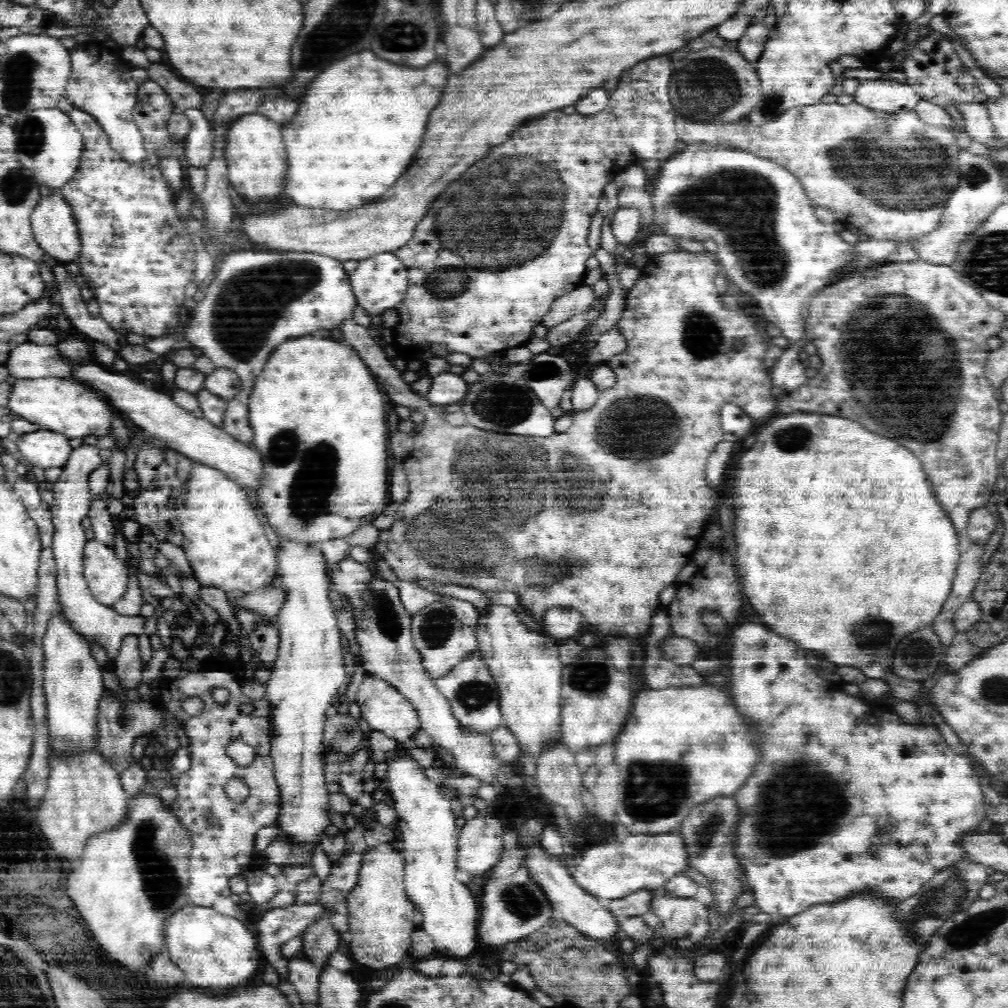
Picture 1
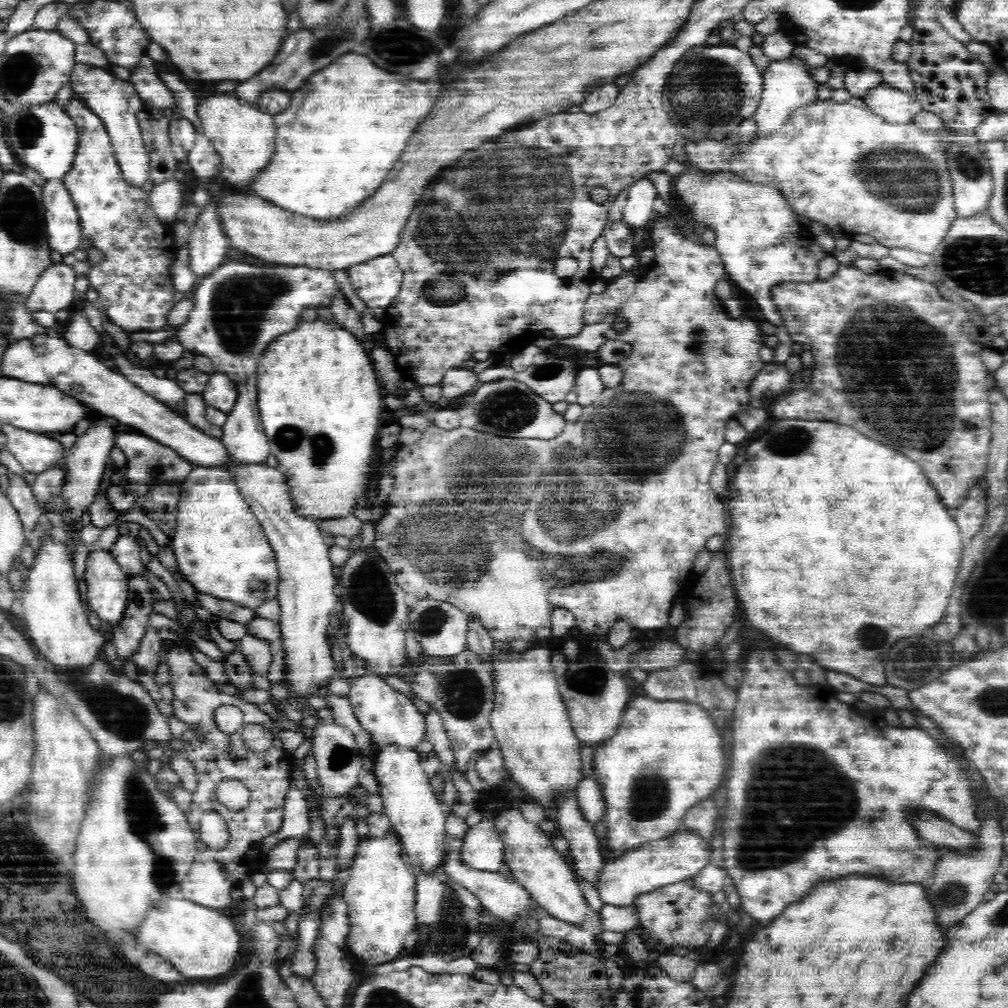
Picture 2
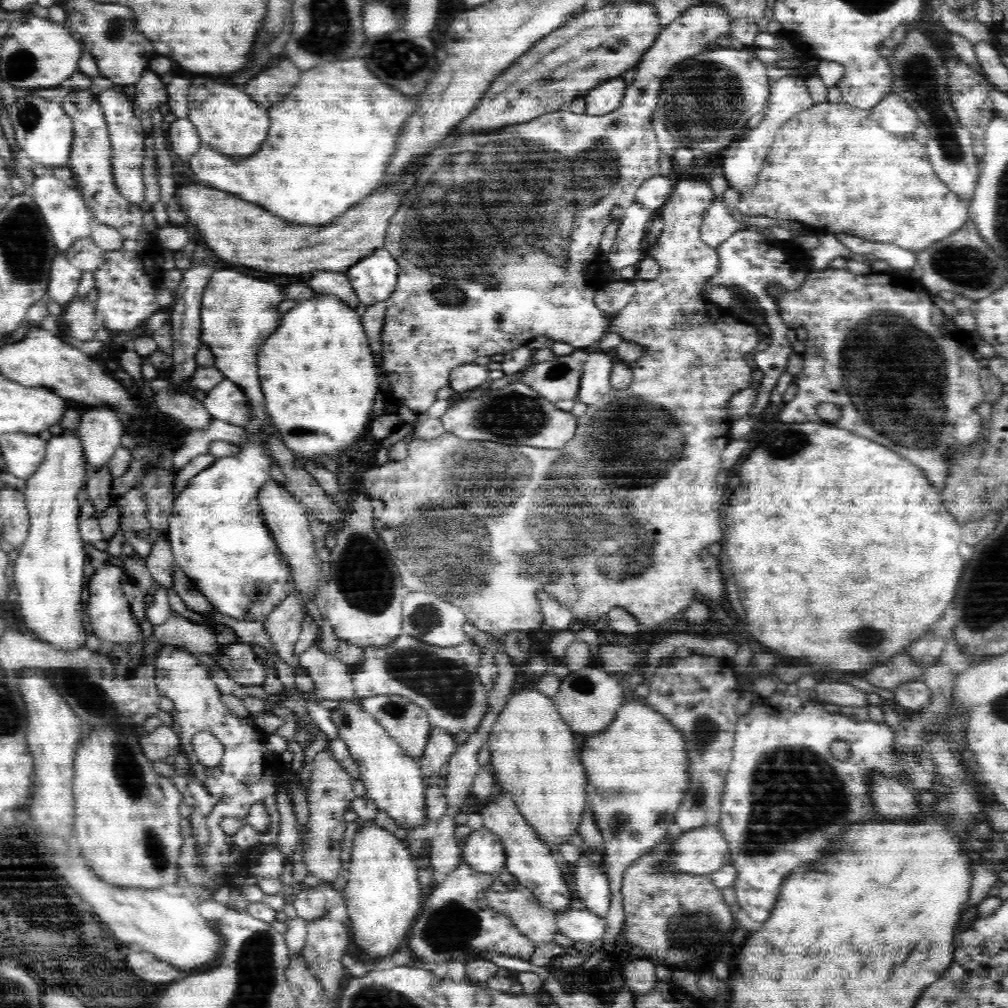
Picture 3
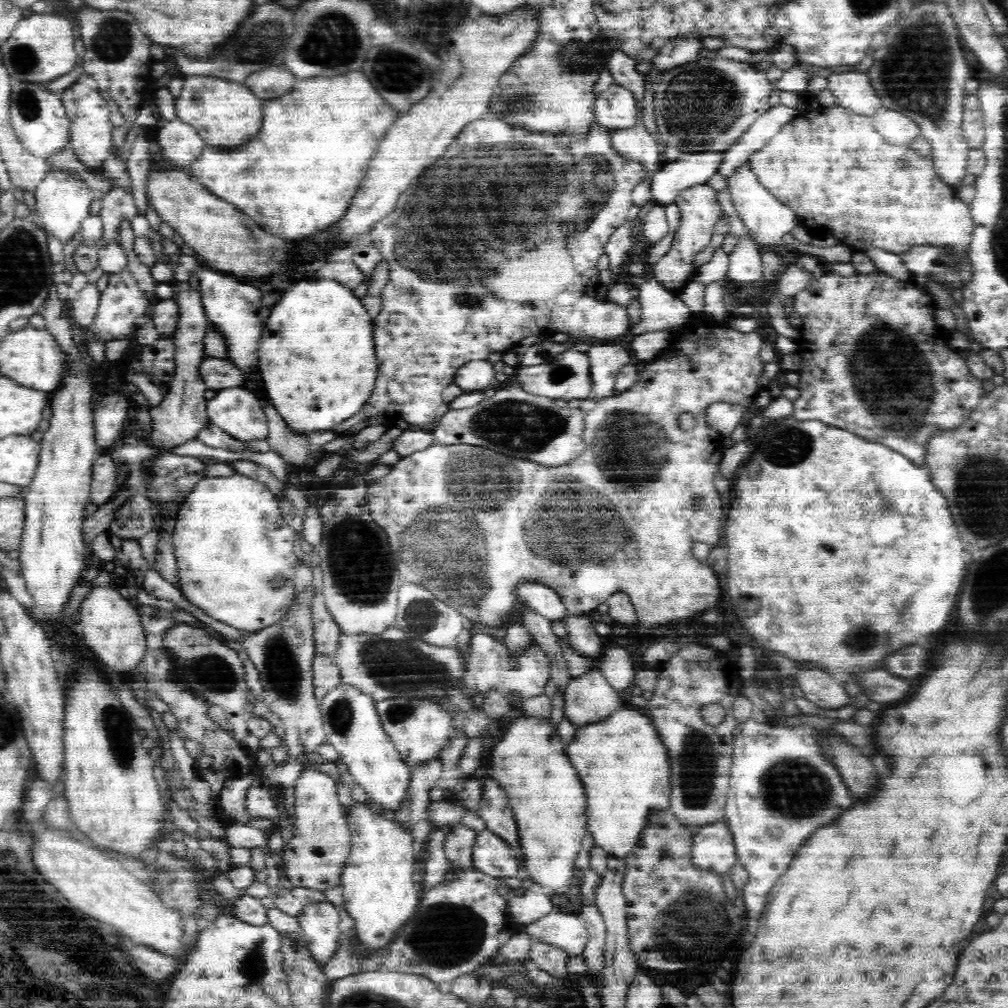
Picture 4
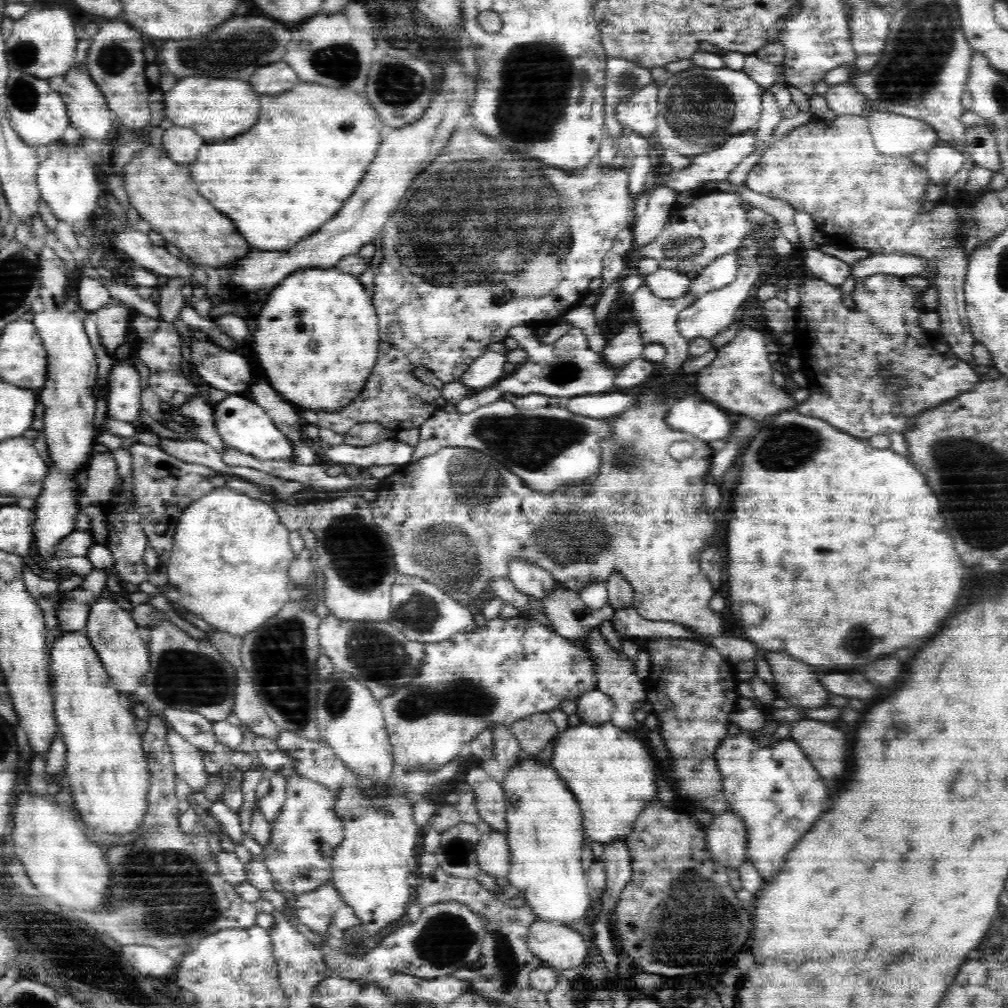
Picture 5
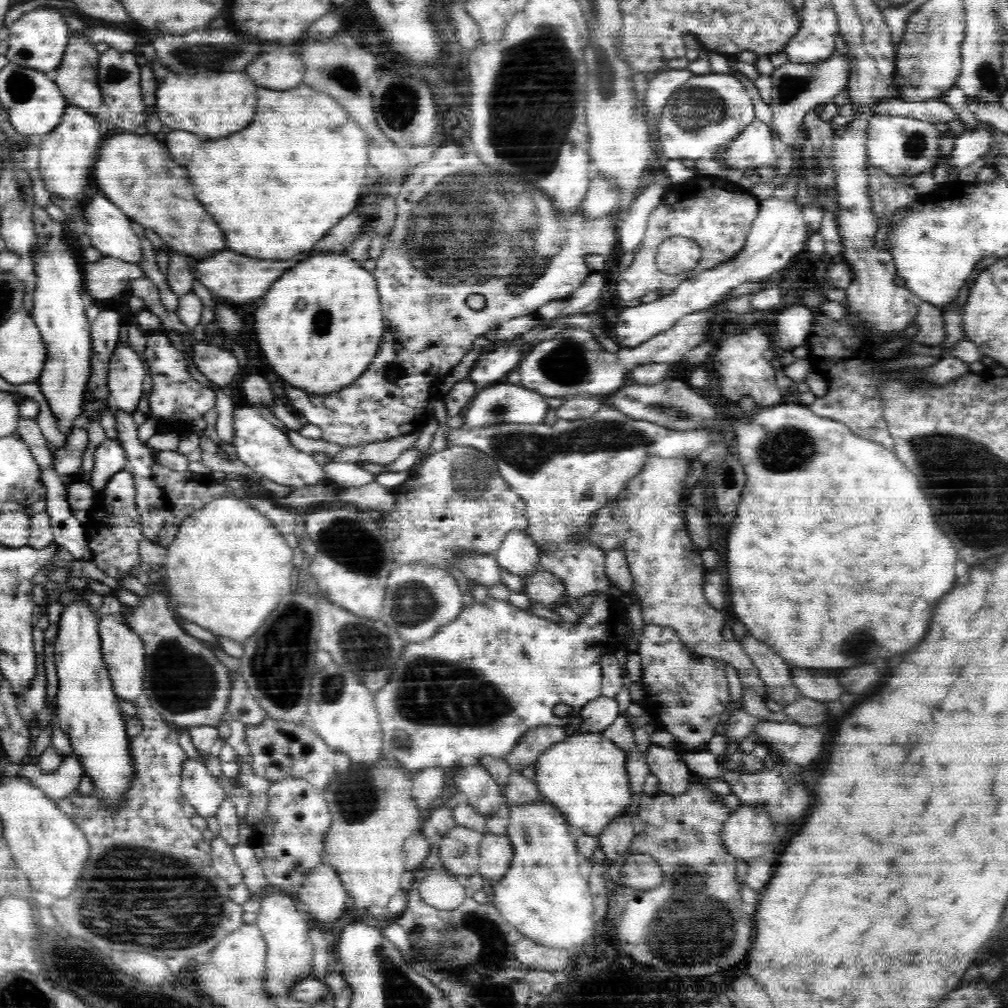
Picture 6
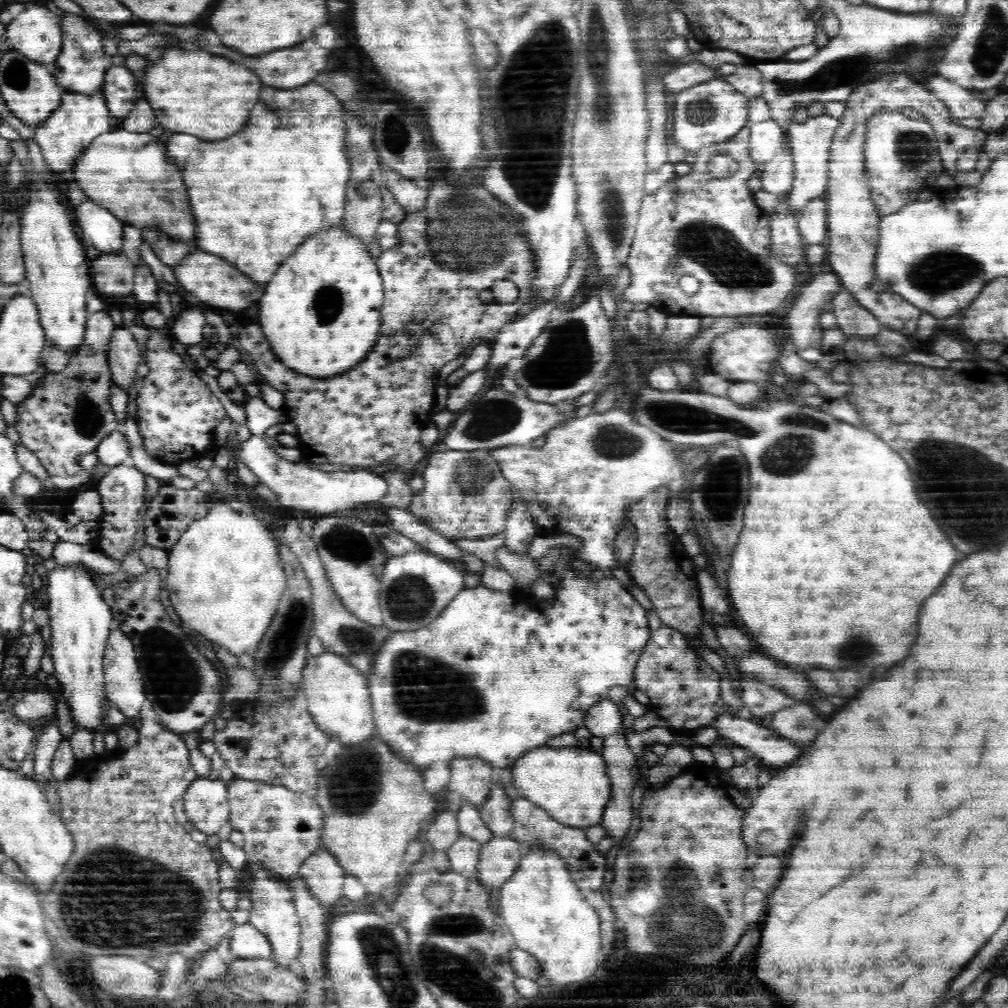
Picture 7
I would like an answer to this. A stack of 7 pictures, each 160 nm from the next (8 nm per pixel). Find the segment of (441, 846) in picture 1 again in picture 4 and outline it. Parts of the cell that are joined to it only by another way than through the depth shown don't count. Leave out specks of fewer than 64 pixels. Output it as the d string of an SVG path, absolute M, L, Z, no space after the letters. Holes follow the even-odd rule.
M340 681L336 688L327 692L324 699L319 700L319 708L323 720L323 729L326 733L325 742L332 744L337 750L340 762L347 766L348 772L350 772L350 776L352 776L356 785L363 788L369 798L373 802L378 802L388 814L397 811L406 800L412 767L403 761L403 757L396 750L395 744L383 729L375 701L358 688Z

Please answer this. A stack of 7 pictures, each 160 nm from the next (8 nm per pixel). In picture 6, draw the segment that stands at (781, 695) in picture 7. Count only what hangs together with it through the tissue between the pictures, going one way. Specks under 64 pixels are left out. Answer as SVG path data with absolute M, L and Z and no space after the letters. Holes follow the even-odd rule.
M650 456L644 468L628 482L628 486L616 496L616 500L612 500L610 504L600 508L592 516L590 534L584 536L584 539L590 539L594 545L598 545L604 551L604 554L612 550L624 551L634 580L633 591L641 604L645 624L672 628L696 656L715 657L727 664L732 664L736 668L743 690L752 688L764 700L768 697L760 671L754 666L751 657L742 650L737 639L736 642L726 642L726 638L722 640L723 634L729 636L724 627L722 612L716 610L704 597L705 566L686 532L686 514L684 514L682 498L680 498L682 480L686 478L686 474L688 474L688 460Z

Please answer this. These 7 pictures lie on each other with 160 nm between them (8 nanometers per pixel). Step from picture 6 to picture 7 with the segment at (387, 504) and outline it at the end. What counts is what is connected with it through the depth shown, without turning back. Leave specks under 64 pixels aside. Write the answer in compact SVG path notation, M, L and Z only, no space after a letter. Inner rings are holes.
M396 507L382 509L382 512L388 512L390 518L384 518L384 520L390 520L390 528L392 530L398 530L400 534L407 536L410 540L413 540L418 544L422 549L434 553L435 555L440 556L442 559L461 560L463 561L464 551L457 547L450 541L450 539L442 536L438 531L430 528L422 520L417 519L409 510L404 511L403 509L398 509Z

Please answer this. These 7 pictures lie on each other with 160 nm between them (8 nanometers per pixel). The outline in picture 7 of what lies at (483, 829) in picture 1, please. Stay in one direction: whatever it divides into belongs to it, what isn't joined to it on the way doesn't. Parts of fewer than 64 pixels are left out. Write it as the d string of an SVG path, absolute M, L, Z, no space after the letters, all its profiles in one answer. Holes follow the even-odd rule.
M493 837L480 849L477 878L486 886L498 889L520 864L524 846L512 837Z

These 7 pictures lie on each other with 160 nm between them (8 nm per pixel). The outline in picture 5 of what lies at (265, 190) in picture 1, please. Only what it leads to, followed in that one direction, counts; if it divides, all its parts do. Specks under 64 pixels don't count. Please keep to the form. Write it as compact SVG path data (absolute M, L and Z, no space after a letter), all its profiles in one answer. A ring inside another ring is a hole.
M182 78L172 90L164 94L164 114L165 117L178 126L188 126L194 128L202 138L206 140L226 140L240 135L240 132L252 128L260 116L260 100L258 94L252 90L252 86L244 80L234 80L234 78Z

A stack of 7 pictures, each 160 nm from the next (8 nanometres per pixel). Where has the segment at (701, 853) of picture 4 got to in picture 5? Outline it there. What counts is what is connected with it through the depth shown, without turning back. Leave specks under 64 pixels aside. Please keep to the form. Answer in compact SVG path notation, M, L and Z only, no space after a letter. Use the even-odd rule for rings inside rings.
M728 811L713 816L705 830L705 846L716 863L730 869L744 864L746 843L749 836L745 833L744 819Z

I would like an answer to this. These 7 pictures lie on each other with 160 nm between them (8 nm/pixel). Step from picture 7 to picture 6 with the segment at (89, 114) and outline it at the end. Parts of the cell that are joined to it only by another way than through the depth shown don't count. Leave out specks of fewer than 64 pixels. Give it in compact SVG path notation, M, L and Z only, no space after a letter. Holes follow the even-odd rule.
M67 104L67 111L56 130L48 133L40 142L38 171L50 194L54 192L68 200L86 198L84 194L90 184L90 168L95 167L99 146L104 138L105 136L100 134L99 120L94 120L93 116L74 104Z

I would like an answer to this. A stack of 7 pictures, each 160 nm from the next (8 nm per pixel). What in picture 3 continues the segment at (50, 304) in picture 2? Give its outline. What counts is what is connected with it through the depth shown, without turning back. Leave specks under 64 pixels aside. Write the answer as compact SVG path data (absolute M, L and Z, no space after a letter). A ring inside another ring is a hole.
M56 256L50 268L50 280L46 299L54 300L61 306L66 306L77 298L78 282L82 278L82 271L70 264L65 256Z

